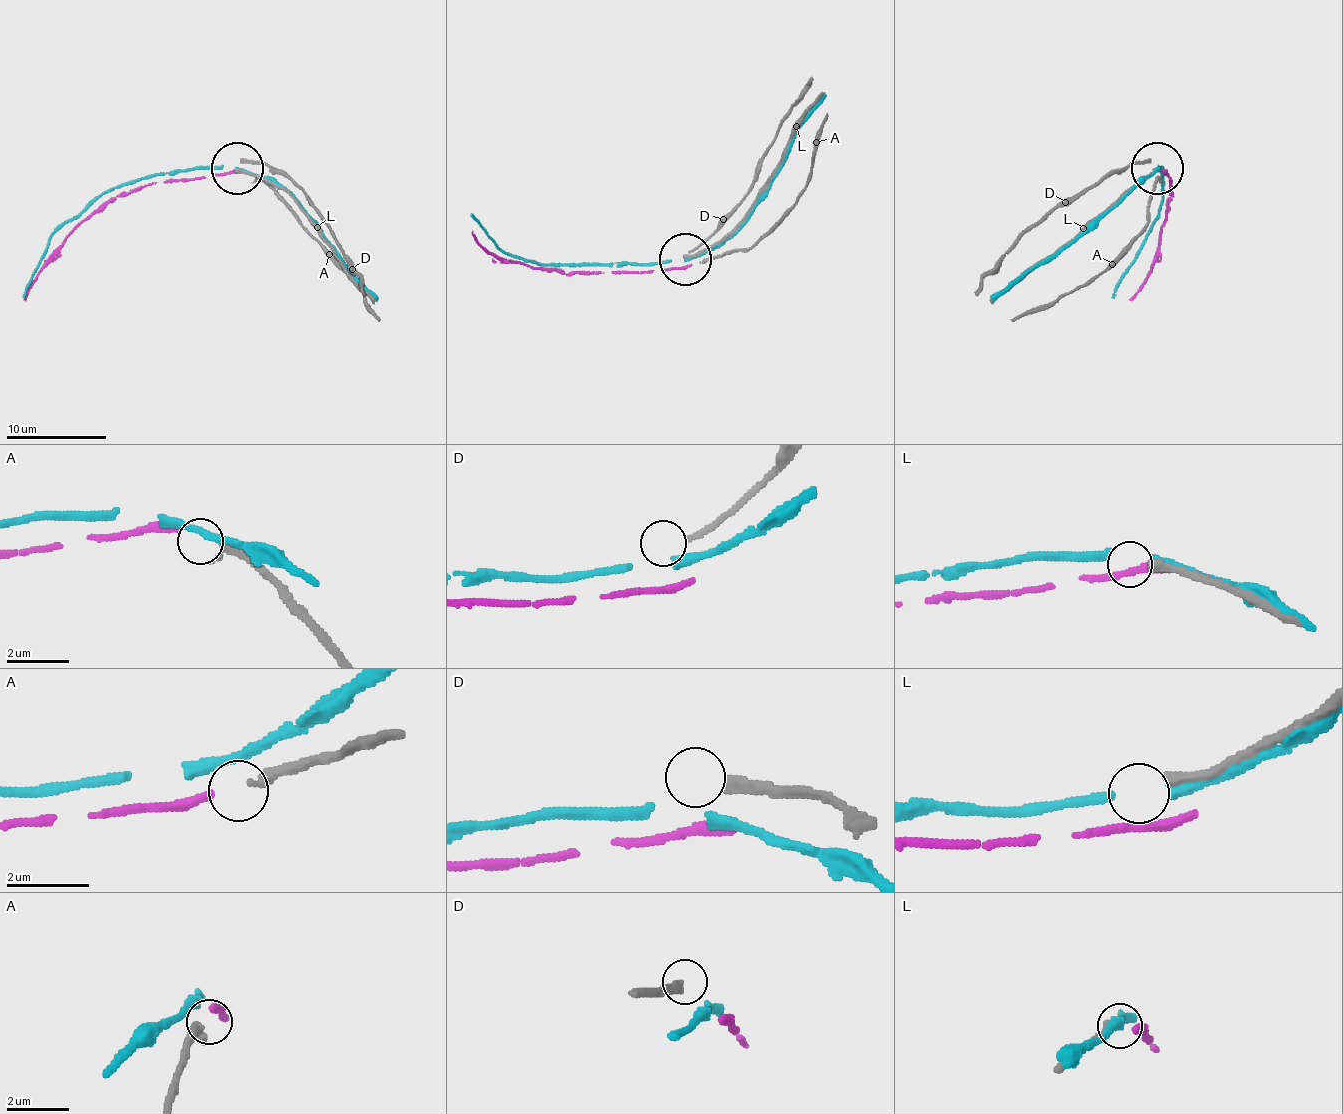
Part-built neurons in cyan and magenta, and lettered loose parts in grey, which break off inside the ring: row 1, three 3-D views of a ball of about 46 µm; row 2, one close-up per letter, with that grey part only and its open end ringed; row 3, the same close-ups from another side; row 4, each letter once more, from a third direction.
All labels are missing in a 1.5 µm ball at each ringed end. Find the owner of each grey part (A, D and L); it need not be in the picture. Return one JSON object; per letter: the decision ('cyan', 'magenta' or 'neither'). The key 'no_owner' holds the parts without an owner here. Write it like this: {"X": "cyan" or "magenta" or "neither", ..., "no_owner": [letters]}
{"A": "magenta", "D": "neither", "L": "neither", "no_owner": ["D", "L"]}

